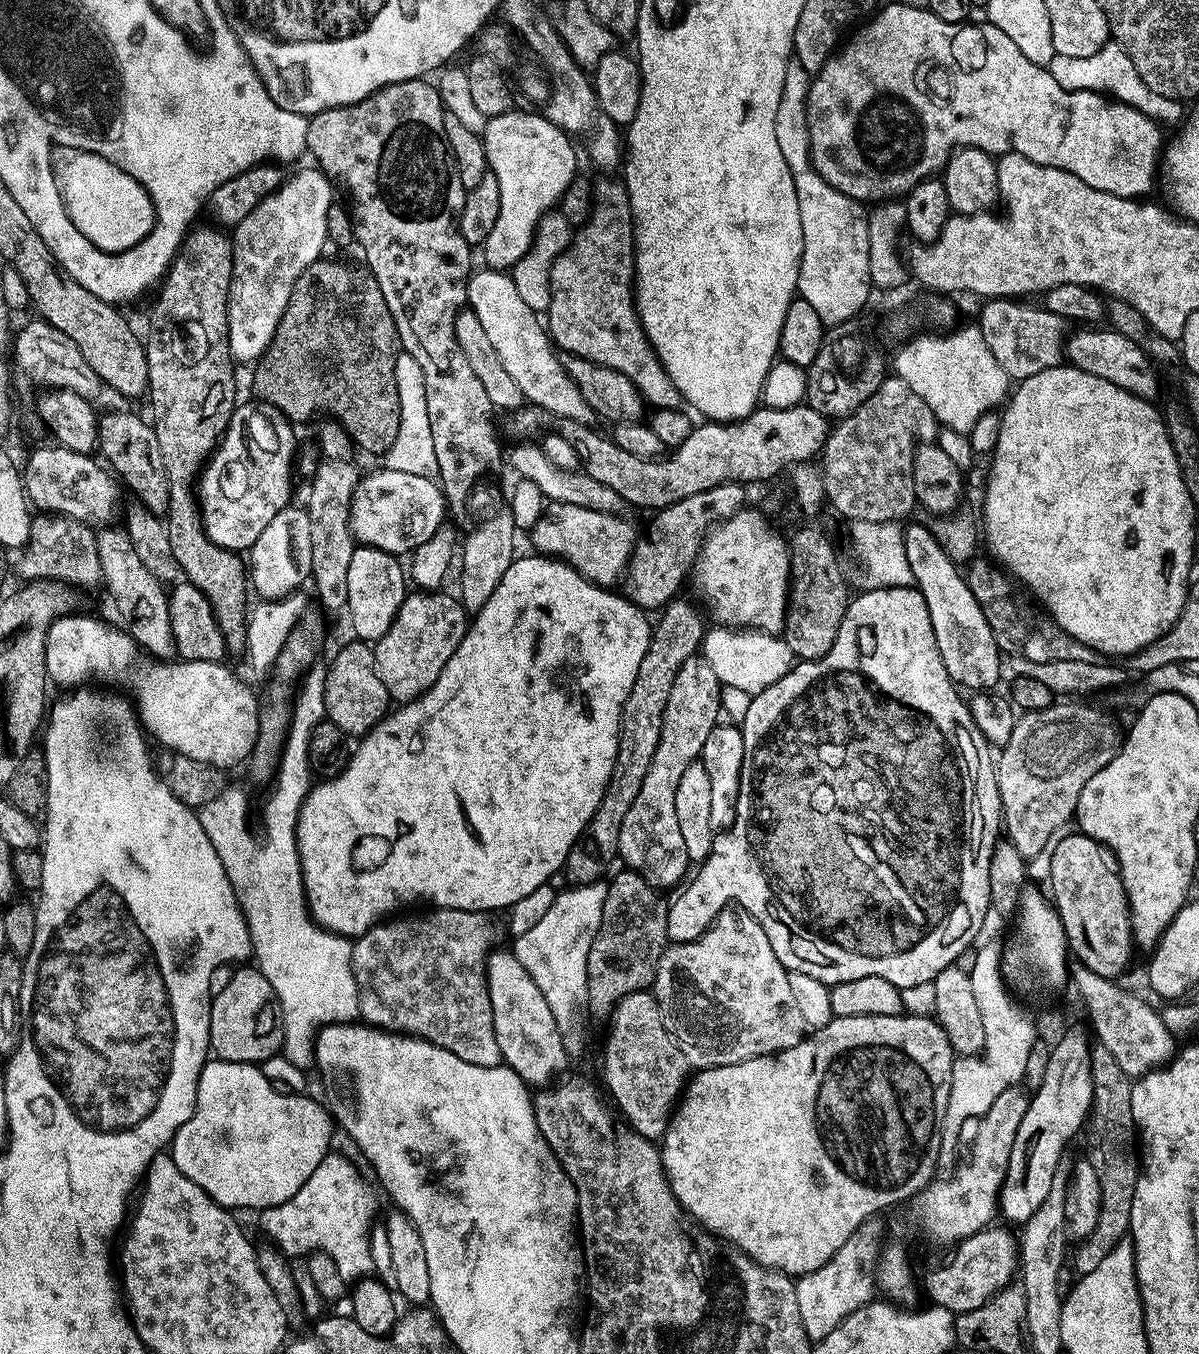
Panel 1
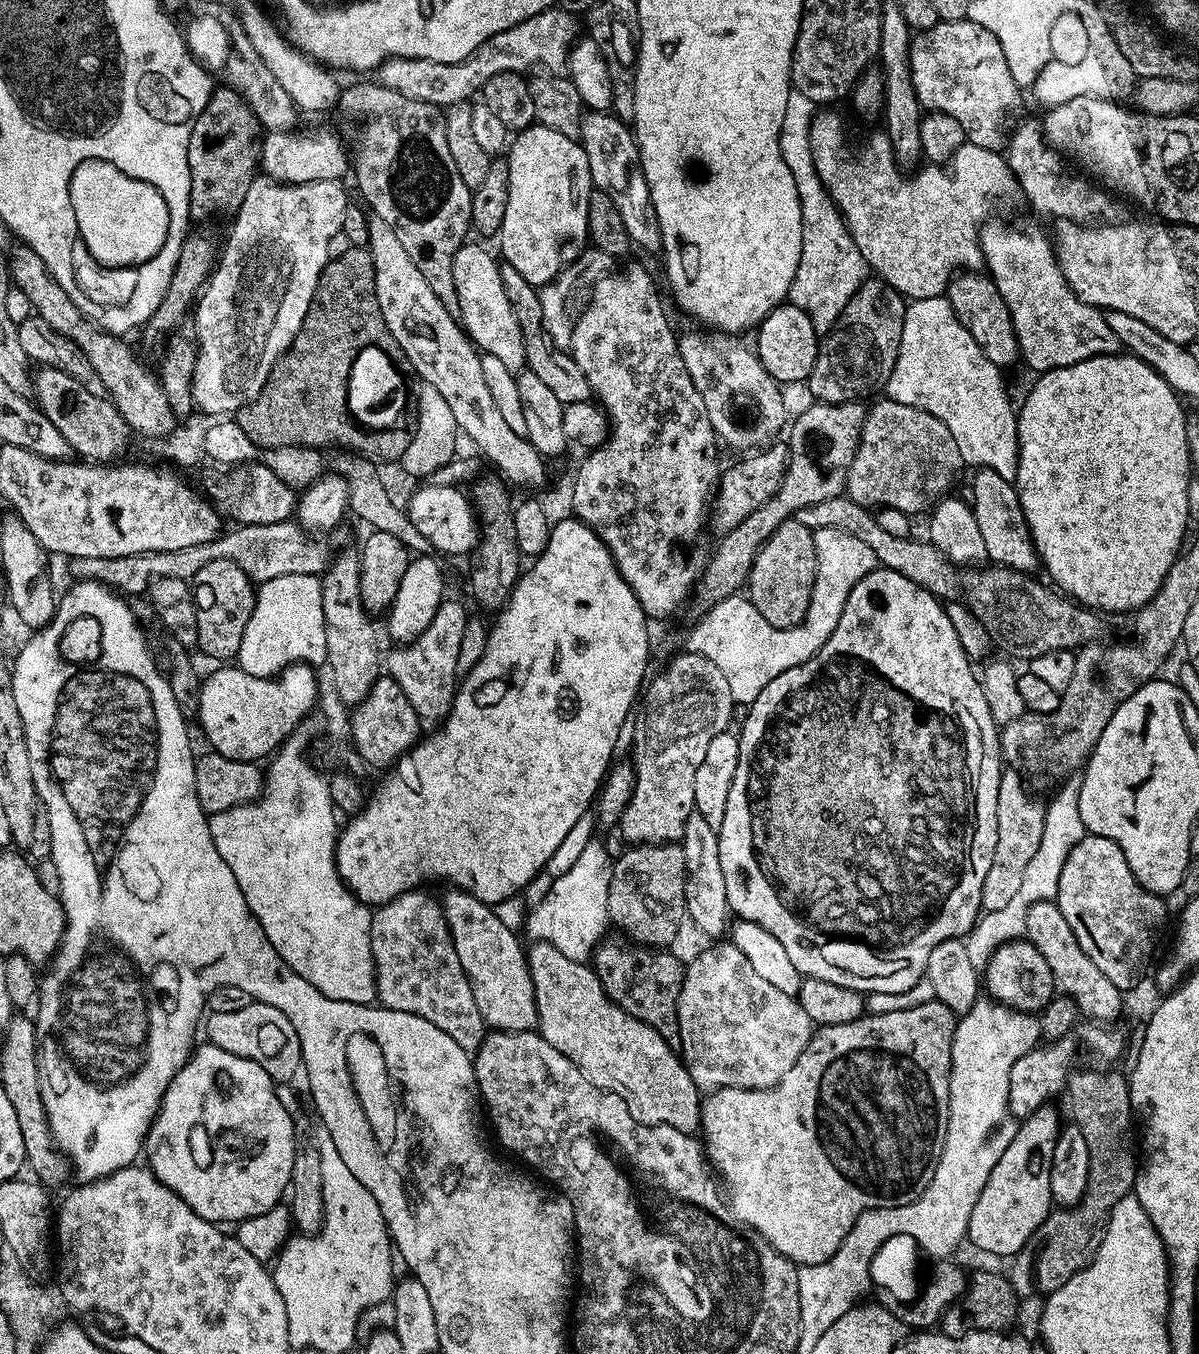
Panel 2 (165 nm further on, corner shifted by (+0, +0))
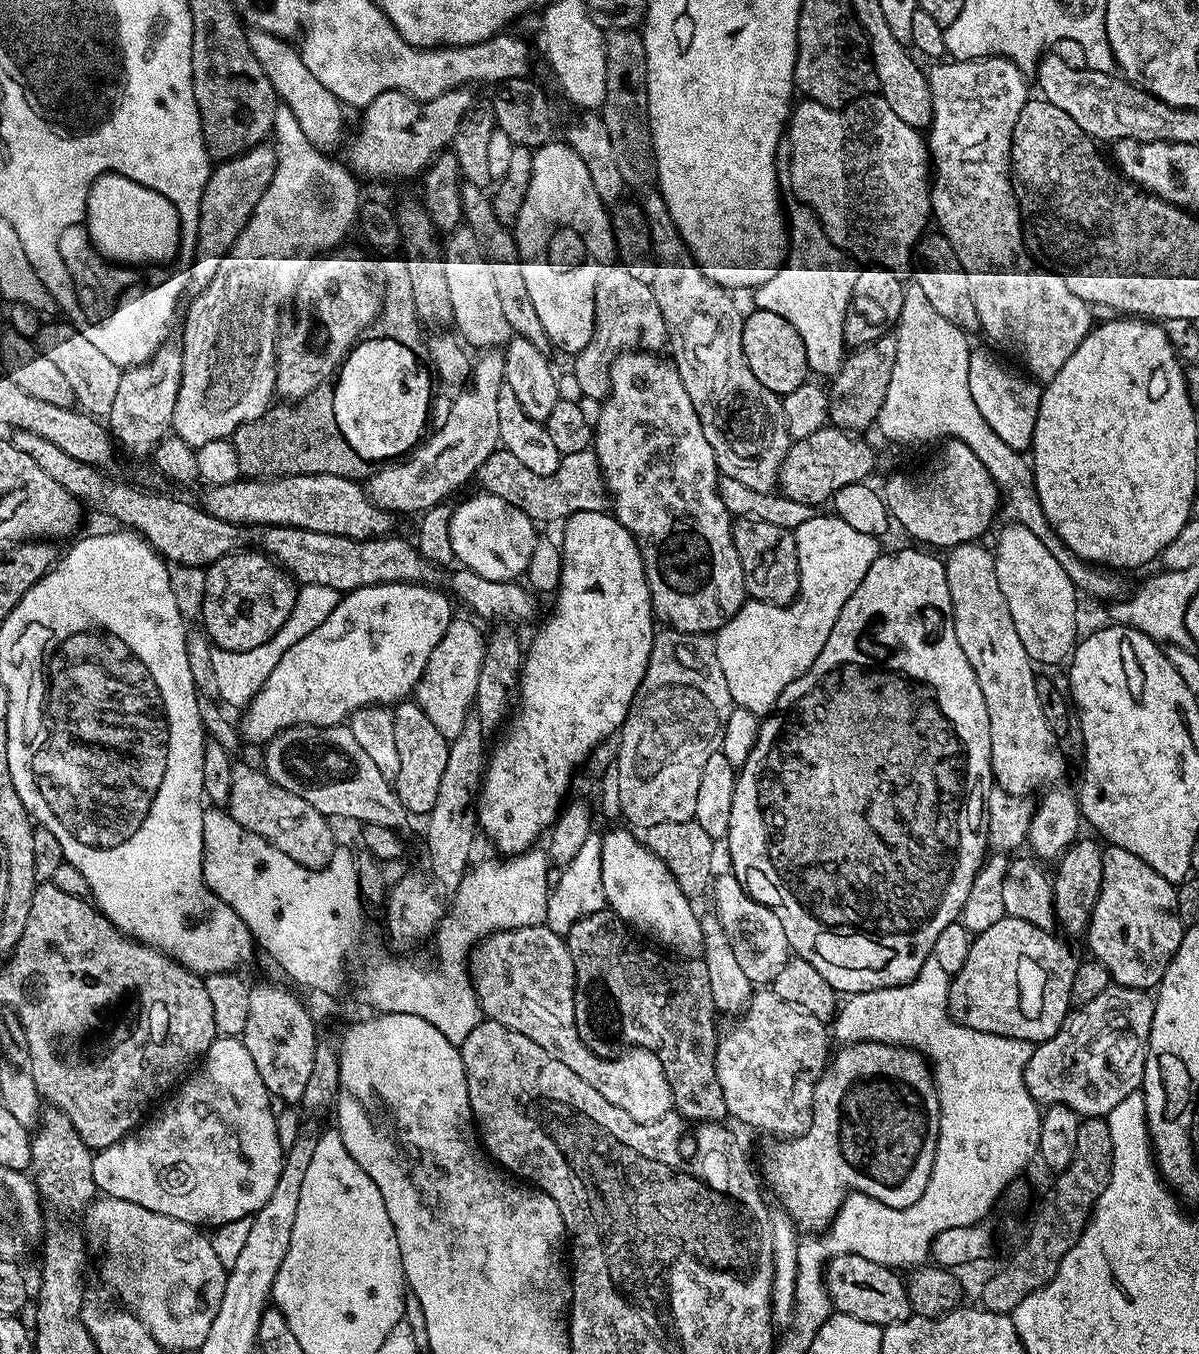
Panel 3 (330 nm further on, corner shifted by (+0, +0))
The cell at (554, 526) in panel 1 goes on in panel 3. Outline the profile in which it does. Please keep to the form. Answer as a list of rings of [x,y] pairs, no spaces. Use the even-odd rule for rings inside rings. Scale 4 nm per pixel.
[[[629,350],[621,352],[620,357],[610,366],[610,386],[608,395],[600,406],[600,417],[594,427],[594,451],[600,469],[604,475],[604,484],[608,487],[610,508],[616,520],[630,530],[632,537],[636,539],[636,545],[640,547],[642,562],[646,570],[646,582],[652,599],[652,610],[657,621],[661,625],[677,632],[691,632],[693,634],[715,634],[726,622],[736,619],[736,615],[742,611],[748,591],[744,585],[742,574],[742,562],[738,558],[738,550],[734,550],[734,538],[732,526],[734,517],[723,505],[719,497],[720,467],[714,458],[714,446],[706,442],[706,434],[702,434],[702,422],[698,422],[698,414],[694,410],[694,402],[690,402],[690,394],[686,394],[686,386],[682,386],[682,378],[678,374],[675,363],[663,355],[647,350]]]

